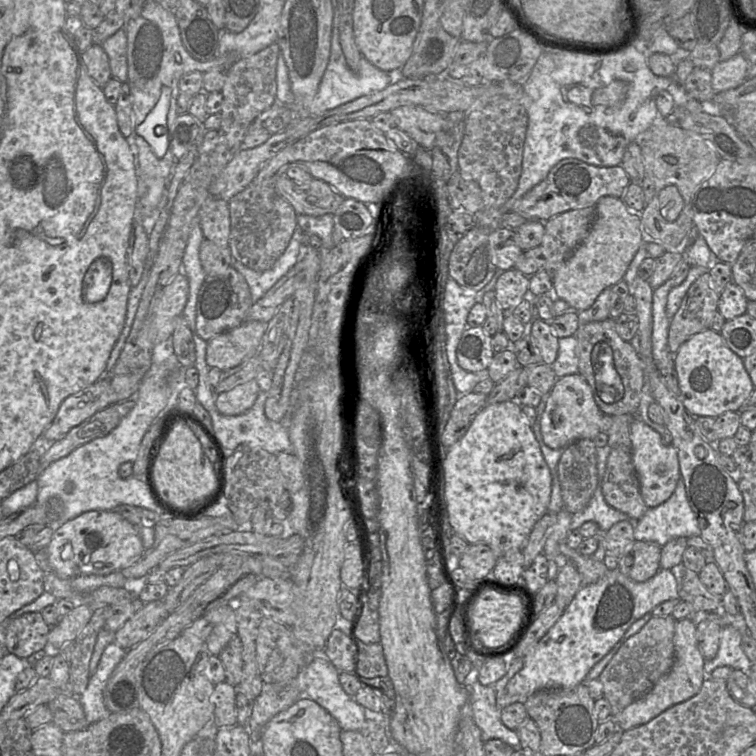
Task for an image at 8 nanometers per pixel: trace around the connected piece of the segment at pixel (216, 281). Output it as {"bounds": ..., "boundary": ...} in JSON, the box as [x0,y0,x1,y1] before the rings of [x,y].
{"bounds":[195,267,254,341],"boundary":[[[233,267],[221,270],[216,275],[206,276],[197,295],[195,333],[205,341],[247,321],[254,304],[245,278]]]}

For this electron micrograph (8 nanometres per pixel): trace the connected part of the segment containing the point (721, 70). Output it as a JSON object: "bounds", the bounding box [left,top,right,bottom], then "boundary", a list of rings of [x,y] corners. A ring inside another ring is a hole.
{"bounds":[711,52,748,94],"boundary":[[[742,52],[719,61],[711,70],[714,94],[741,85],[748,77],[748,61]]]}

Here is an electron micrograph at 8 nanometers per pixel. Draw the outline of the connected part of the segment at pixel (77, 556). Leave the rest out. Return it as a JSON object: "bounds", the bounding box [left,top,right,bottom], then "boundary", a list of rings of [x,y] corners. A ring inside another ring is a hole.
{"bounds":[45,510,145,579],"boundary":[[[113,510],[87,511],[53,528],[45,554],[49,568],[63,579],[121,572],[145,551],[138,527]]]}

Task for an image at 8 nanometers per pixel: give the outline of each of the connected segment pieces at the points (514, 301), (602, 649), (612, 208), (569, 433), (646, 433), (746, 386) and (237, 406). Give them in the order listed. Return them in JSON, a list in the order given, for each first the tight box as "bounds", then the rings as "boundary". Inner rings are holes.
[{"bounds":[495,268,529,309],"boundary":[[[512,268],[497,273],[495,297],[503,309],[513,309],[529,296],[529,277]]]},{"bounds":[505,569,679,696],"boundary":[[[661,569],[654,577],[652,577],[651,579],[649,579],[646,582],[635,582],[633,580],[631,580],[630,578],[626,577],[625,575],[623,575],[622,573],[620,573],[618,570],[611,570],[607,572],[607,574],[598,582],[594,583],[594,584],[590,584],[590,585],[586,585],[586,586],[582,586],[581,589],[577,592],[577,594],[575,595],[575,597],[573,598],[573,600],[571,601],[571,603],[564,609],[562,615],[560,616],[560,618],[557,620],[557,622],[548,630],[548,632],[535,644],[535,646],[523,657],[518,657],[521,658],[523,661],[523,666],[521,667],[521,669],[507,682],[505,689],[506,692],[509,695],[512,696],[530,696],[540,690],[544,690],[544,689],[571,689],[574,688],[578,685],[580,685],[582,682],[585,681],[585,678],[587,677],[587,674],[589,673],[589,671],[593,668],[593,666],[600,661],[614,646],[617,642],[619,642],[621,640],[621,638],[624,636],[625,632],[629,629],[629,627],[638,619],[642,618],[644,615],[650,613],[656,606],[658,606],[659,604],[668,601],[668,600],[672,600],[672,599],[677,599],[679,598],[679,585],[678,585],[678,579],[677,579],[677,572],[675,572],[676,569]]]},{"bounds":[551,197,644,312],"boundary":[[[601,197],[595,206],[596,217],[589,233],[571,256],[551,273],[555,298],[565,300],[577,312],[590,308],[603,290],[623,280],[636,251],[644,243],[640,213],[631,211],[620,197]]]},{"bounds":[540,373,603,450],"boundary":[[[577,373],[558,378],[545,396],[545,408],[540,417],[543,441],[550,448],[563,450],[579,440],[594,440],[601,432],[600,423],[603,416],[595,402],[591,387],[583,376]]]},{"bounds":[630,419,681,508],"boundary":[[[634,419],[630,425],[630,438],[633,465],[643,500],[649,508],[659,506],[671,497],[681,479],[677,450],[664,444],[660,434],[639,419]]]},{"bounds":[674,329,755,417],"boundary":[[[711,329],[699,332],[685,341],[674,353],[681,400],[695,417],[718,417],[728,411],[738,411],[755,386],[746,371],[743,358],[734,353],[723,336]]]},{"bounds":[216,379,261,415],"boundary":[[[252,379],[235,388],[219,393],[216,407],[223,415],[239,415],[248,411],[261,392],[257,379]]]}]

